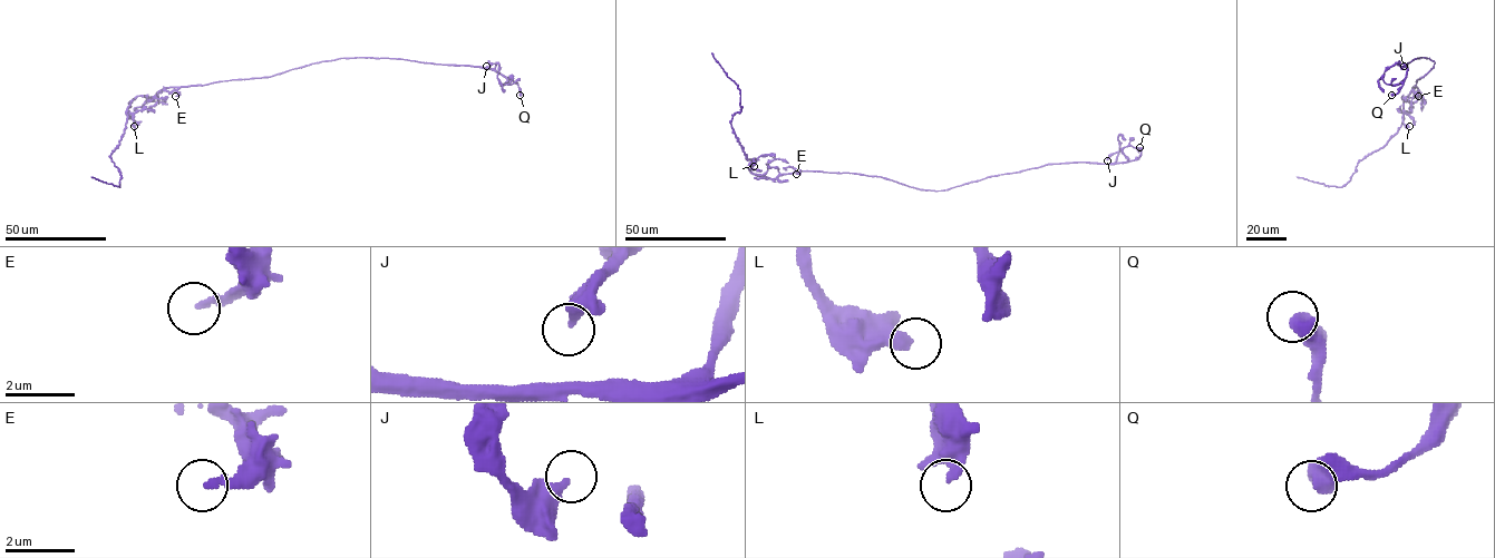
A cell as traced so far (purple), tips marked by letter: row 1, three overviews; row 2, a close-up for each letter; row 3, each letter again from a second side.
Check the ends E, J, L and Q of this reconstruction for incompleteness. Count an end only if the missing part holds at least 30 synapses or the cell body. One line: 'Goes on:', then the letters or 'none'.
Goes on: none

